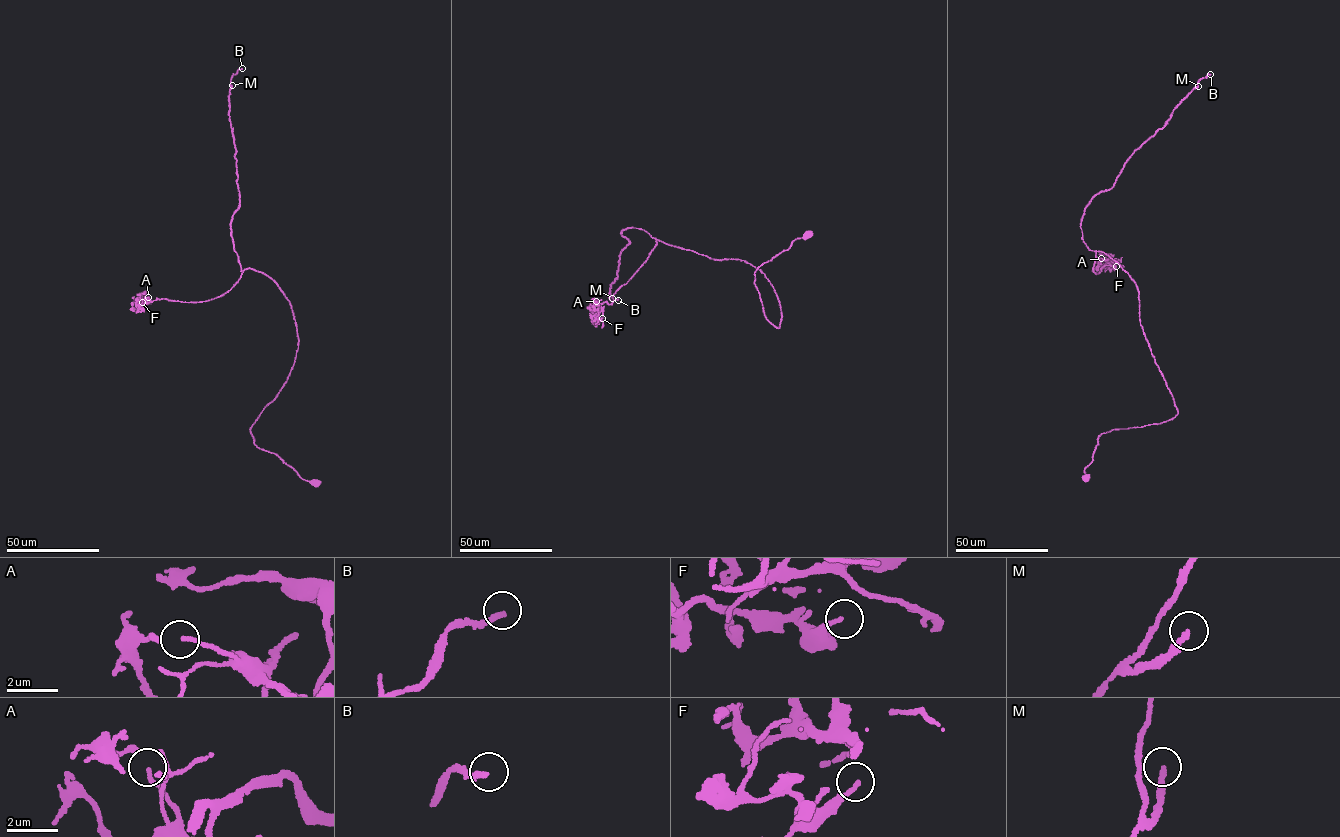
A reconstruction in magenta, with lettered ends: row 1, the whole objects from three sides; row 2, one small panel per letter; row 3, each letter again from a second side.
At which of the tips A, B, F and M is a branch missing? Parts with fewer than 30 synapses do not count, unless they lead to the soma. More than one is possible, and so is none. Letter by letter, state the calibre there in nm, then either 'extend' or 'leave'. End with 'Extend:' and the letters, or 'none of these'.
A: 100 nm | leave
B: 180 nm | extend
F: 110 nm | leave
M: 200 nm | extend
Extend: B, M

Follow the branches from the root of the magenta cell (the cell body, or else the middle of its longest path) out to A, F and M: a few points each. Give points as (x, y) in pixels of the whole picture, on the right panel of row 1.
A: (1086, 477), (1102, 433), (1178, 412), (1141, 325), (1135, 283), (1096, 251), (1095, 274), (1111, 265), (1101, 258)
F: (1086, 477), (1102, 433), (1178, 412), (1141, 325), (1135, 283), (1096, 251), (1095, 274), (1116, 266)
M: (1086, 477), (1102, 433), (1178, 412), (1141, 325), (1135, 283), (1089, 249), (1081, 218), (1198, 86)

